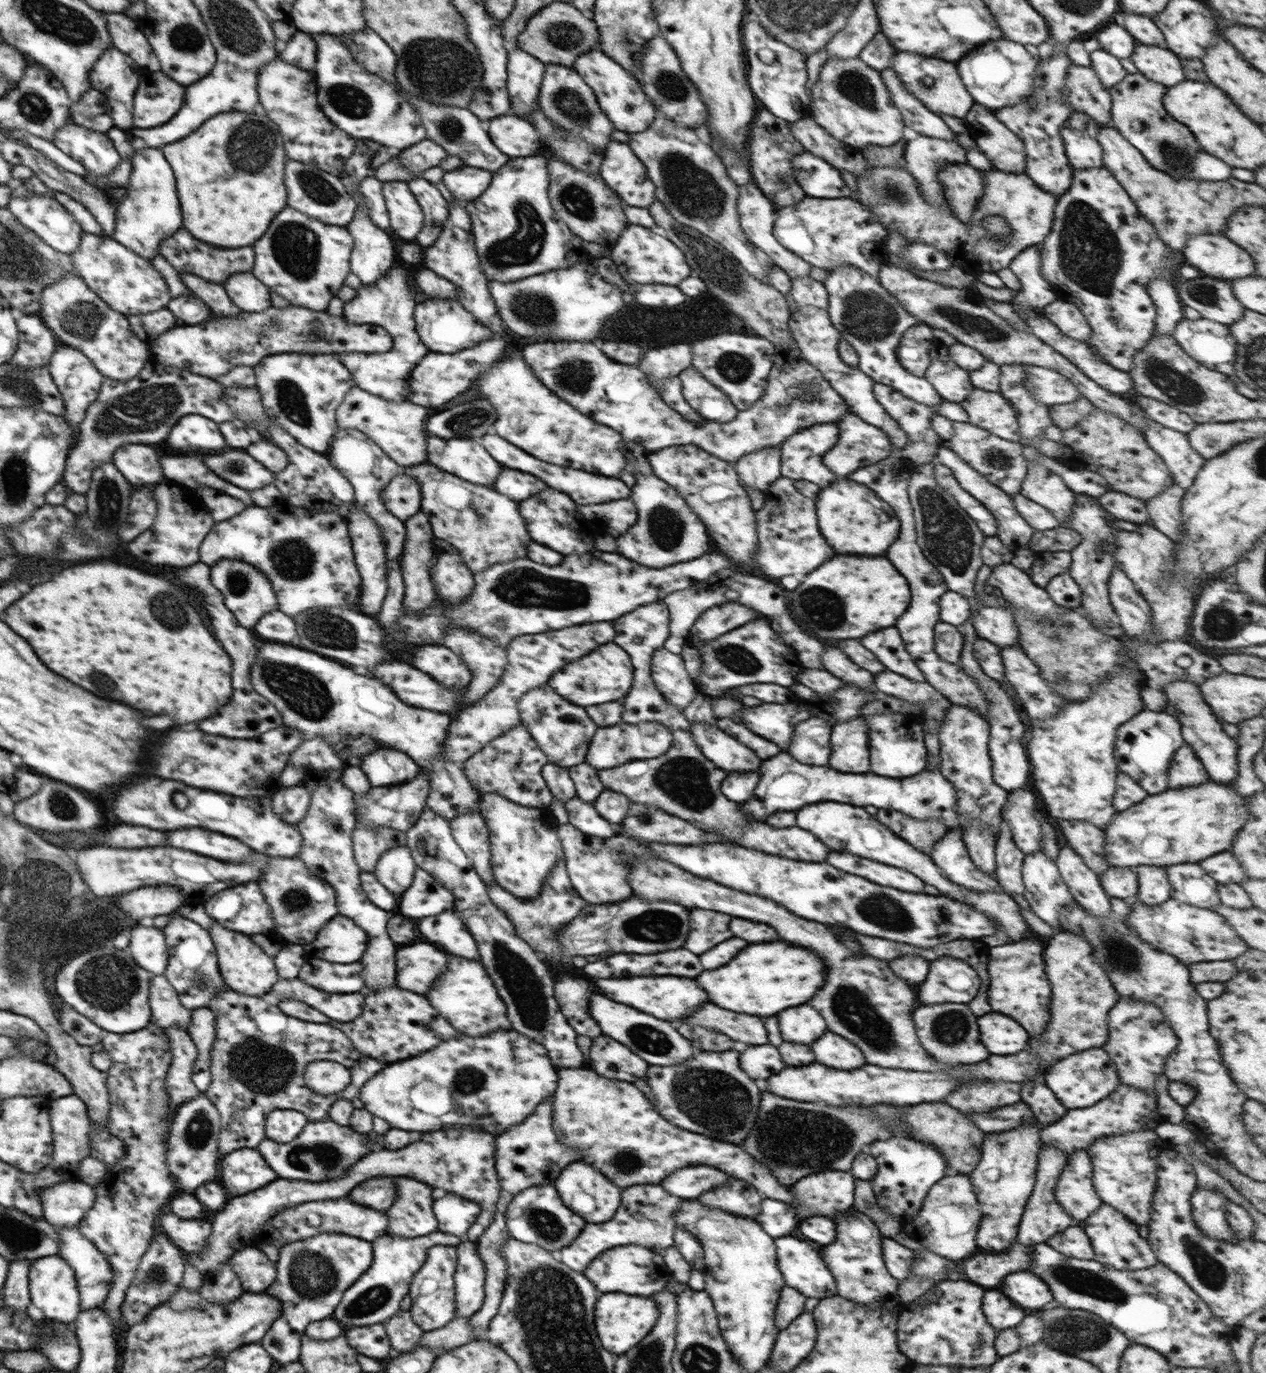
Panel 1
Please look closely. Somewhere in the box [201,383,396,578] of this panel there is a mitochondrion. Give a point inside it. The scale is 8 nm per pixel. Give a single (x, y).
(235, 466)

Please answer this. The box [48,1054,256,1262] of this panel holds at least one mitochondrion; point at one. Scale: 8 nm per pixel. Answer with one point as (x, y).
(198, 1130)

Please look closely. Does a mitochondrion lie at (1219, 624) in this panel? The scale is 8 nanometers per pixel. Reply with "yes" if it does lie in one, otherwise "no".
yes

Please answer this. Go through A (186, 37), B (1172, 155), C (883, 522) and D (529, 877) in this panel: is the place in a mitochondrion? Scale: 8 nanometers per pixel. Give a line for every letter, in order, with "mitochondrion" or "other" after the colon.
A: mitochondrion
B: mitochondrion
C: other
D: other

